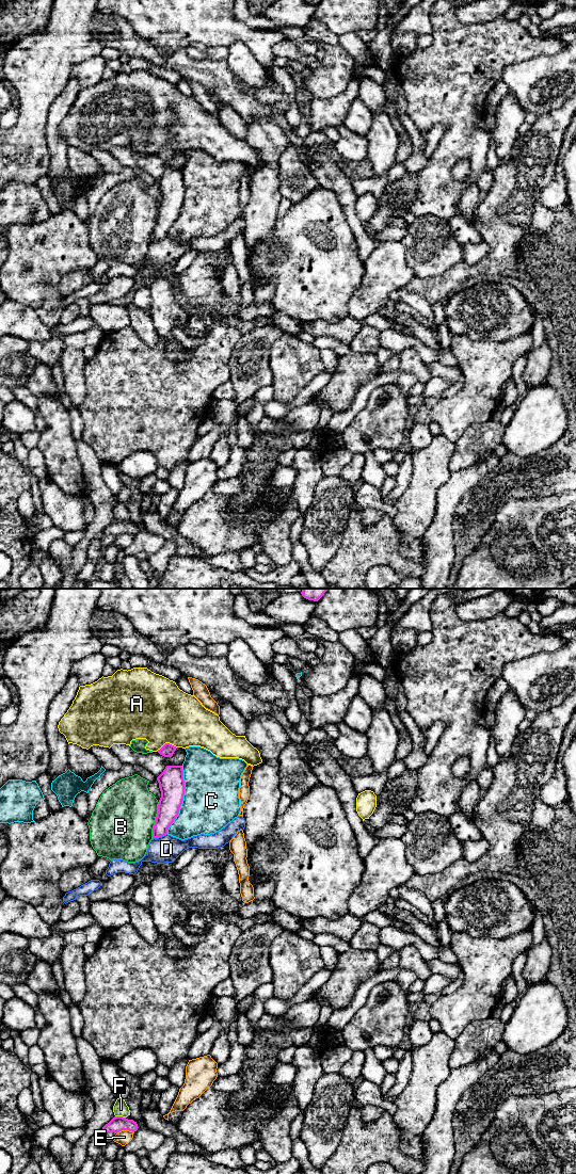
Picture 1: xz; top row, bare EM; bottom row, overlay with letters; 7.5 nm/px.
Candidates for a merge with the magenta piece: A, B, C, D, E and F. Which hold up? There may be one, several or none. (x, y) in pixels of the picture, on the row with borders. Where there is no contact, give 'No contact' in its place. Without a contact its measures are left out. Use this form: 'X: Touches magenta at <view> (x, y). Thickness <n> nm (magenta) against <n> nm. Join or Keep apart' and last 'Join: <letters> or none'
A: Touches magenta at xz (165, 743). Thickness 100 nm (magenta) against 460 nm. Keep apart
B: Touches magenta at xz (156, 820). Thickness 180 nm (magenta) against 460 nm. Keep apart
C: Touches magenta at xz (182, 800). Thickness 190 nm (magenta) against 420 nm. Keep apart
D: Touches magenta at xz (159, 836). Thickness 170 nm (magenta) against 200 nm. Keep apart
E: Touches magenta at xz (125, 1129). Thickness 120 nm (magenta) against 110 nm. Keep apart
F: Touches magenta at xz (121, 1116). Thickness 120 nm (magenta) against 110 nm. Keep apart
Join: none

